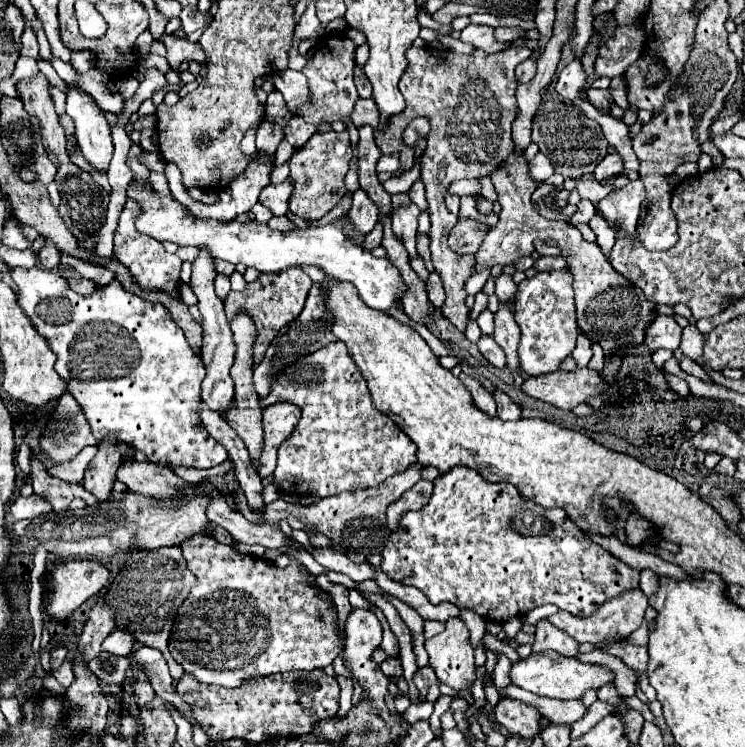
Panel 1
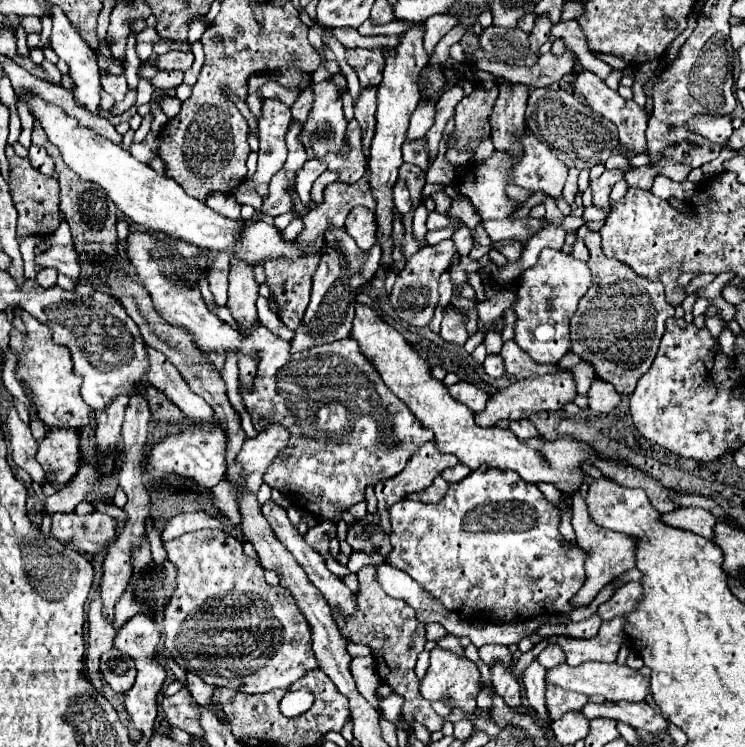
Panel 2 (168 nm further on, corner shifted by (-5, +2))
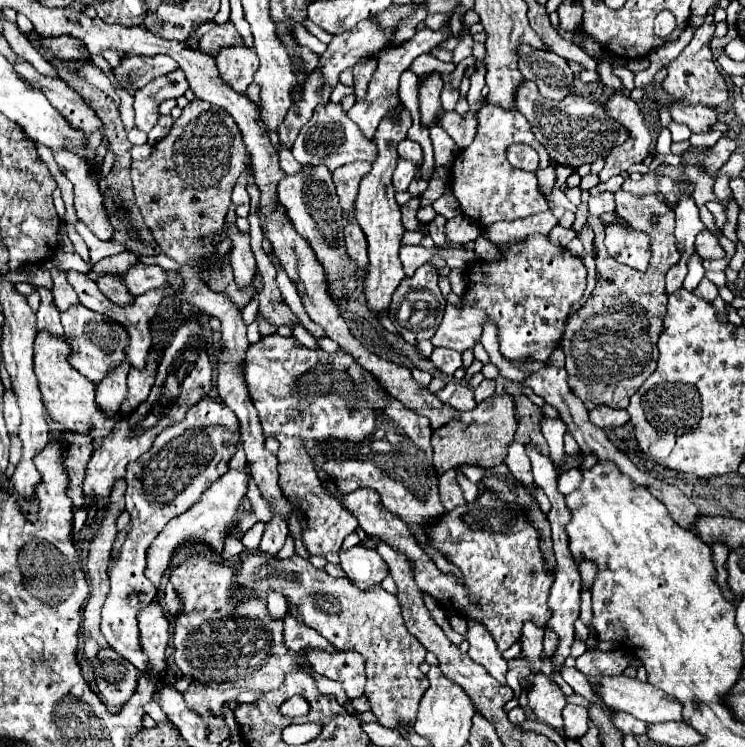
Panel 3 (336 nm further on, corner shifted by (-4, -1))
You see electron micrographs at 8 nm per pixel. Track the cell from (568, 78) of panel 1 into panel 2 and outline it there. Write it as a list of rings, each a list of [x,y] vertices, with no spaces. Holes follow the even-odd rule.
[[[582,70],[576,74],[576,82],[574,82],[574,90],[580,92],[586,98],[586,104],[602,114],[604,118],[612,120],[618,128],[618,136],[620,136],[620,150],[628,152],[628,156],[638,156],[646,152],[646,126],[648,126],[648,112],[646,108],[638,106],[634,100],[624,100],[616,90],[610,90],[604,80],[600,80],[596,74]]]

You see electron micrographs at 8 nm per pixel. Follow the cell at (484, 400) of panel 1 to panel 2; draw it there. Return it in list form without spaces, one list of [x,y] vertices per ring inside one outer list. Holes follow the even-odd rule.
[[[458,382],[458,384],[450,386],[448,392],[454,400],[466,404],[472,412],[480,412],[484,408],[484,404],[488,402],[488,394],[470,382]]]

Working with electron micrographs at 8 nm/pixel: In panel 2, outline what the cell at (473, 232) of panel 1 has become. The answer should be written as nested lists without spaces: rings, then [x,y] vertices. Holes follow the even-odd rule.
[[[442,240],[436,246],[426,246],[418,254],[414,254],[404,270],[398,272],[396,284],[390,292],[390,302],[394,312],[402,322],[408,322],[414,328],[424,328],[434,316],[434,310],[438,306],[438,280],[450,266],[450,258],[456,254],[456,244],[452,240]]]

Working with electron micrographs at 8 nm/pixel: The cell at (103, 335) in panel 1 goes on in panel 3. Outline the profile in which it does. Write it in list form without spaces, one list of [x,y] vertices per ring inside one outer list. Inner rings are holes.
[[[75,303],[67,311],[61,311],[61,325],[65,329],[63,337],[67,337],[67,343],[71,347],[69,363],[77,371],[81,371],[85,377],[89,377],[91,383],[99,385],[99,381],[103,381],[107,377],[107,373],[111,373],[111,369],[115,369],[119,363],[123,363],[127,359],[125,357],[127,331],[123,329],[121,323],[101,317],[95,311],[83,307],[81,303]],[[97,317],[101,321],[97,321]]]

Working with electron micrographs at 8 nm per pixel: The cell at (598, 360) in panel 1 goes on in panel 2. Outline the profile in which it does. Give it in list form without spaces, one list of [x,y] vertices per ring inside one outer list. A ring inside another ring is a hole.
[[[594,380],[588,390],[588,406],[598,414],[608,414],[620,404],[620,396],[610,384]]]

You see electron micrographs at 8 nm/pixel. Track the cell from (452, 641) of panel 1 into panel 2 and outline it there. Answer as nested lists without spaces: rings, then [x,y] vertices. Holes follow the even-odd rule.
[[[434,648],[430,652],[430,668],[428,668],[426,676],[420,680],[420,694],[428,702],[440,700],[448,708],[452,708],[452,710],[458,708],[466,716],[472,716],[476,710],[478,692],[480,692],[480,672],[474,666],[474,662],[470,662],[468,658],[456,660],[456,656],[452,656],[452,652],[444,652],[442,648]]]

